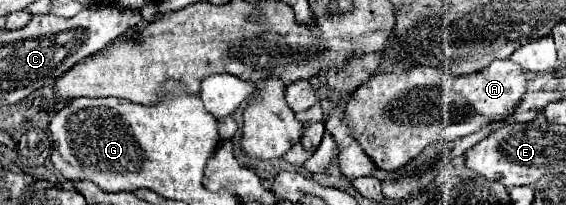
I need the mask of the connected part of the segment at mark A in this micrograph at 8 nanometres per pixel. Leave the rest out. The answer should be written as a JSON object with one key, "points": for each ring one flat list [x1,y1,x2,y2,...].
{"points":[[511,59,493,61,487,69,475,71,471,75,453,75,439,67,419,65,405,73,379,73,357,87,353,93,355,97,351,97,351,101,347,103,347,113,343,121,351,125,353,137,359,141,359,145,377,169,397,171,433,143,457,141,489,127,491,123,505,123,505,119,513,113,525,93,527,79,523,75,523,69,519,69,519,65,515,65]]}

